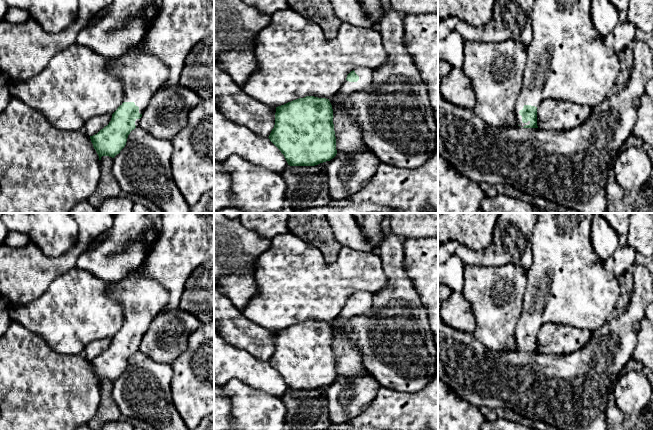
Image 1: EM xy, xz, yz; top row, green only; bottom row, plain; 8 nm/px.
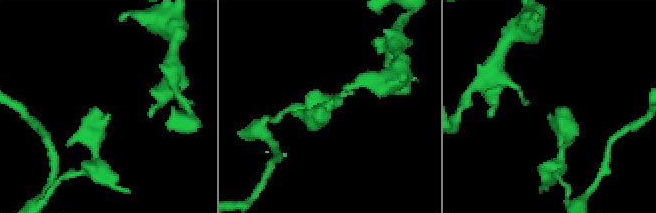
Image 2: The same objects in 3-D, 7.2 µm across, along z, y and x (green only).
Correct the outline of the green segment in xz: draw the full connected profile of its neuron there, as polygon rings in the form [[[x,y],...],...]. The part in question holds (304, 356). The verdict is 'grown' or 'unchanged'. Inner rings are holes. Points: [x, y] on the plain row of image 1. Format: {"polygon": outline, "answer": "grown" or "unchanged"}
{"polygon": [[[358,291],[351,295],[339,315],[330,323],[306,320],[276,331],[275,349],[269,363],[284,379],[290,390],[315,390],[330,385],[337,377],[353,377],[368,374],[363,366],[362,352],[347,337],[342,326],[351,319],[367,312],[373,305],[373,293]]], "answer": "grown"}

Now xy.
{"polygon": [[[151,250],[147,251],[142,264],[111,290],[113,298],[122,306],[124,321],[109,348],[90,360],[99,384],[102,380],[114,382],[120,377],[130,356],[140,350],[140,342],[151,322],[169,301],[167,290],[144,276],[143,266]]], "answer": "grown"}

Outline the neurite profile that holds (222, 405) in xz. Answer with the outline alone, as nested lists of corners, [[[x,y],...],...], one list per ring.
[[[214,387],[214,430],[232,430],[231,401]]]

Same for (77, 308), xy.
[[[77,267],[59,276],[38,299],[26,303],[11,303],[8,312],[11,321],[22,324],[27,330],[38,334],[56,353],[63,355],[83,354],[85,347],[94,340],[112,339],[124,321],[122,306],[113,298],[111,290],[117,282],[103,281]]]

